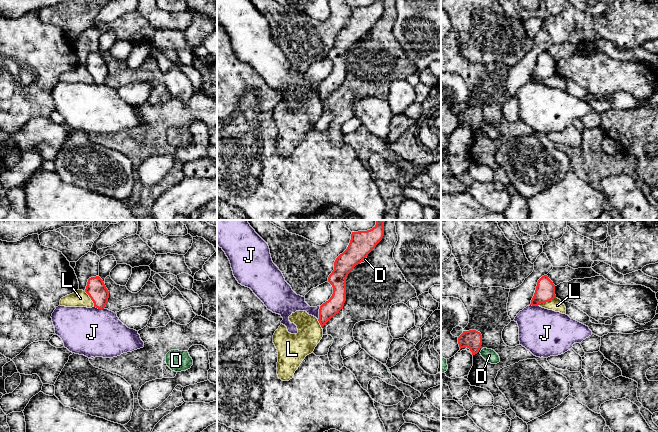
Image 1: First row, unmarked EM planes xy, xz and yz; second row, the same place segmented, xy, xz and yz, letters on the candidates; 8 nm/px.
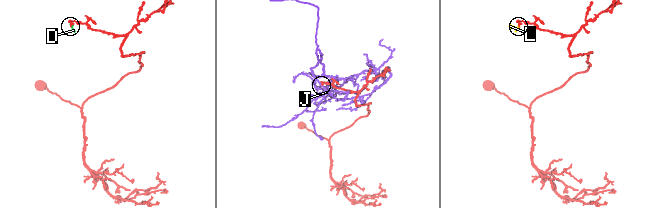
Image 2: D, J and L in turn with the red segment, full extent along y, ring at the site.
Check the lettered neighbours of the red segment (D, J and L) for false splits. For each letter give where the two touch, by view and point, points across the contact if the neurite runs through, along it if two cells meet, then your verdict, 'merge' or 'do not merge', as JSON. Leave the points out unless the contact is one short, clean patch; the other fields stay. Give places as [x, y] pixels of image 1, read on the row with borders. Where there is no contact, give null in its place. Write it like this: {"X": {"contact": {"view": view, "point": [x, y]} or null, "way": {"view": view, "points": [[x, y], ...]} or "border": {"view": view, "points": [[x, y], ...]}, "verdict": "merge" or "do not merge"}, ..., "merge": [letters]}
{"D": {"contact": {"view": "xz", "point": [362, 260]}, "verdict": "do not merge"}, "J": {"contact": {"view": "xz", "point": [319, 313]}, "border": {"view": "xz", "points": [[320, 306], [318, 319]]}, "verdict": "do not merge"}, "L": {"contact": {"view": "yz", "point": [546, 301]}, "border": {"view": "yz", "points": [[555, 297], [548, 301], [540, 302], [537, 305]]}, "verdict": "do not merge"}, "merge": []}

